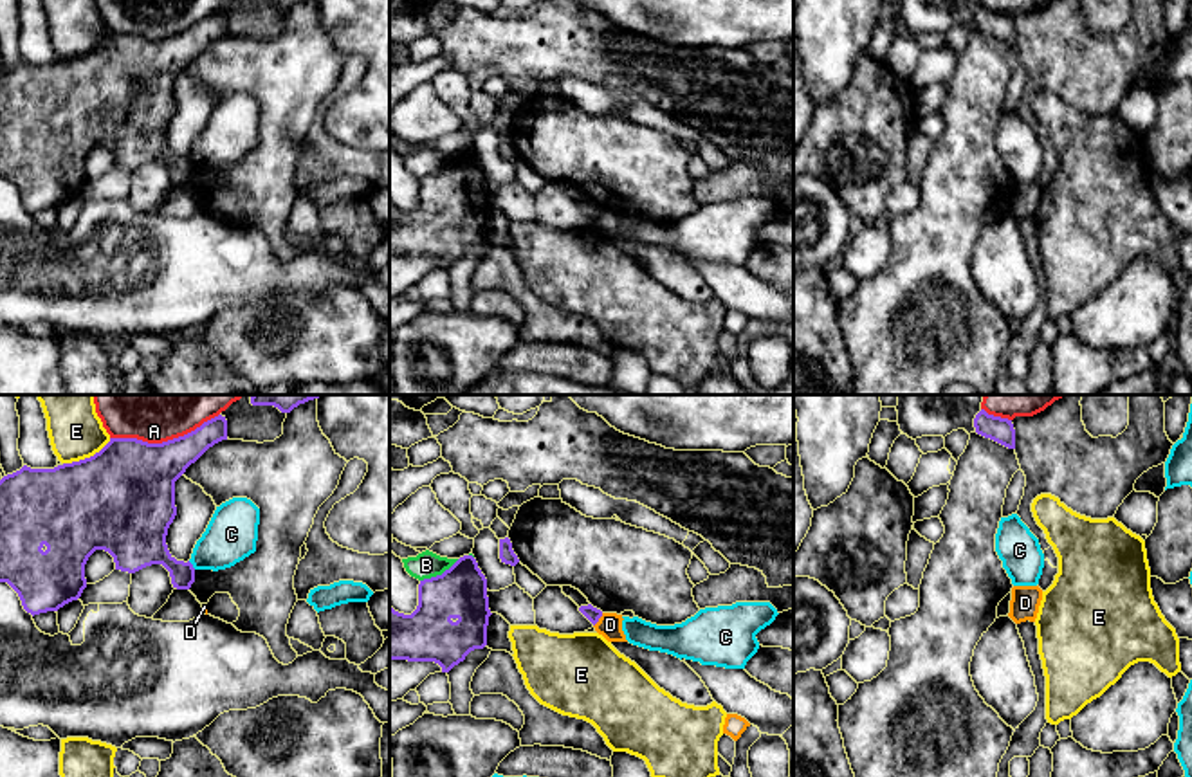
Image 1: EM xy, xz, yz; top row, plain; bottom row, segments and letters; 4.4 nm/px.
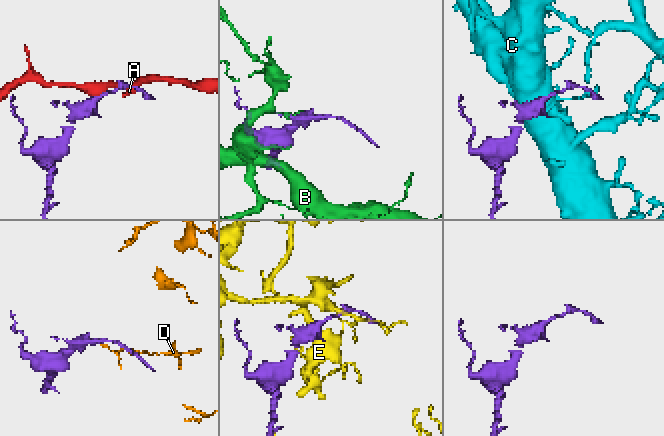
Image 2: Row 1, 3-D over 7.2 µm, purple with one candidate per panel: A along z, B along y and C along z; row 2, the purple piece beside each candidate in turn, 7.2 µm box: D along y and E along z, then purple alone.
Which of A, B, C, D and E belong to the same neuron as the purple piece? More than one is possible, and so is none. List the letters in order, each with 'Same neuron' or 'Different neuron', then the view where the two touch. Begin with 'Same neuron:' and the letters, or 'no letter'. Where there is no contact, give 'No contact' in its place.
Same neuron: no letter
A: Different neuron. Touches purple in xy
B: Different neuron. Touches purple in xz
C: Different neuron. Touches purple in xy
D: Different neuron. Touches purple in xz
E: Different neuron. Touches purple in xy

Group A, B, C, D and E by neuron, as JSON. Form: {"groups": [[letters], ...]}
{"groups": [["A"], ["B"], ["C"], ["D"], ["E"]]}

